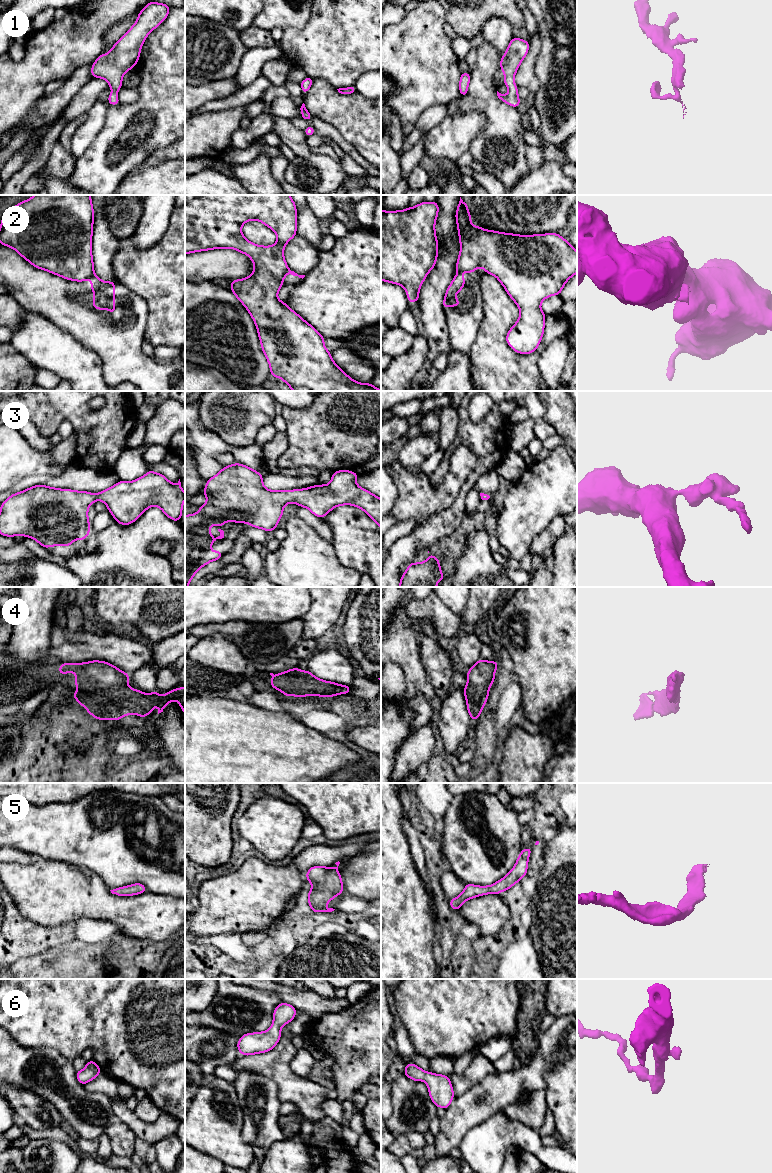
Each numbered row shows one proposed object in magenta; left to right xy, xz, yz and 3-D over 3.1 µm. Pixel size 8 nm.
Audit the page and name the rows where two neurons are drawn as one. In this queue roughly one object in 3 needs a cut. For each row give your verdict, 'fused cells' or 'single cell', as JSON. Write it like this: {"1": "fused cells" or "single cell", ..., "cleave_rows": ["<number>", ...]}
{"1": "single cell", "2": "fused cells", "3": "single cell", "4": "single cell", "5": "single cell", "6": "single cell", "cleave_rows": ["2"]}

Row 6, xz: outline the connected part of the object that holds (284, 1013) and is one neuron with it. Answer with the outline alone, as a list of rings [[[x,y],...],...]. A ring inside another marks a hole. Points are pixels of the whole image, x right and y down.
[[[282,1002],[273,1012],[273,1023],[264,1032],[247,1033],[240,1037],[237,1048],[241,1055],[254,1055],[272,1050],[281,1038],[281,1027],[295,1018],[297,1010]]]

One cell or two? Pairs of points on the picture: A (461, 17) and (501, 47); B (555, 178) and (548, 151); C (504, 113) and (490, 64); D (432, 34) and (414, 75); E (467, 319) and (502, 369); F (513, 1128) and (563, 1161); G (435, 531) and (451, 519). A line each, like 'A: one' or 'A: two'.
A: two
B: two
C: one
D: one
E: two
F: one
G: one

